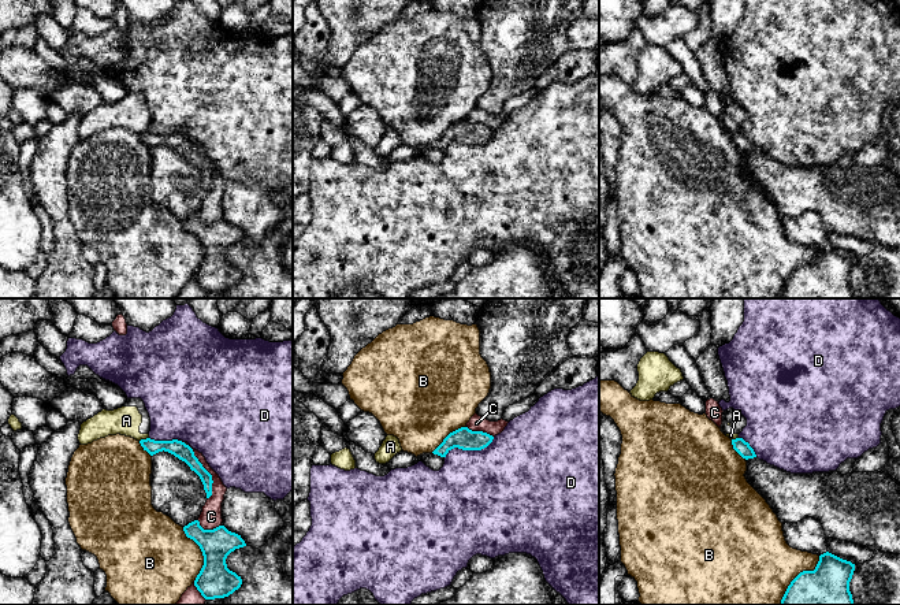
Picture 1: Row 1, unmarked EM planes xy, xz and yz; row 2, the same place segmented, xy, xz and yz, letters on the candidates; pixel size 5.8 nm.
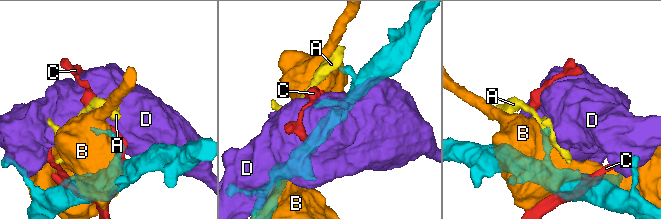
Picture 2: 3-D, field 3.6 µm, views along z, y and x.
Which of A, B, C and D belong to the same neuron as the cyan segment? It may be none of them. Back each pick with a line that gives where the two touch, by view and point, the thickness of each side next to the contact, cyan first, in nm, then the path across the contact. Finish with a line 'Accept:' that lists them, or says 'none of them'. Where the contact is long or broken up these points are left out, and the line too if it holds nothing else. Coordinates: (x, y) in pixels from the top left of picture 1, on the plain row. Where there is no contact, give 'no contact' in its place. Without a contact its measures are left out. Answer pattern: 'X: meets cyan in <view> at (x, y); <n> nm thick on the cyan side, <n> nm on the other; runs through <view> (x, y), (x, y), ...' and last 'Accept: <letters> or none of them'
Accept: none of them

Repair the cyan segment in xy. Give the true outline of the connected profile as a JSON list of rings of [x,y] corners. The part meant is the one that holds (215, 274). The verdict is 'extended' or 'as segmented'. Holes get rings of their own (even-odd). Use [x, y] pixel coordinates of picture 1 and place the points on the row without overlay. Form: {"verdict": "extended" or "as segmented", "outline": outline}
{"verdict": "as segmented", "outline": [[[198,214],[185,219],[183,224],[200,240],[204,249],[204,259],[194,274],[201,289],[205,293],[224,292],[238,283],[242,272],[227,261],[226,252],[235,242],[246,240],[241,229],[224,219],[204,223]]]}

